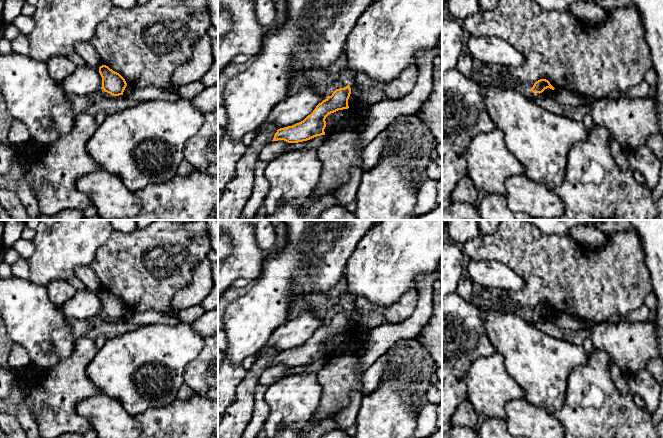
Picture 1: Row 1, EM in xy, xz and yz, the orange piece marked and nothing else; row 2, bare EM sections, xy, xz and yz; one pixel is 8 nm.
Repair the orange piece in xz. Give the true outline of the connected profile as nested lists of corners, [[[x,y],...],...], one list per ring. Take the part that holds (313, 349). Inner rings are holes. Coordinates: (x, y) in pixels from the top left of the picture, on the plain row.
[[[349,309],[336,313],[331,320],[319,327],[303,345],[278,353],[272,365],[284,364],[288,367],[298,367],[325,359],[326,341],[338,334],[348,333],[350,318]]]

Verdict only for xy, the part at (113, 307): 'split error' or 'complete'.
complete

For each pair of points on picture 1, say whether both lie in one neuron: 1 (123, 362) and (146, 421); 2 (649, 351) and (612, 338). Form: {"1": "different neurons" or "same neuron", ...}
{"1": "different neurons", "2": "same neuron"}

